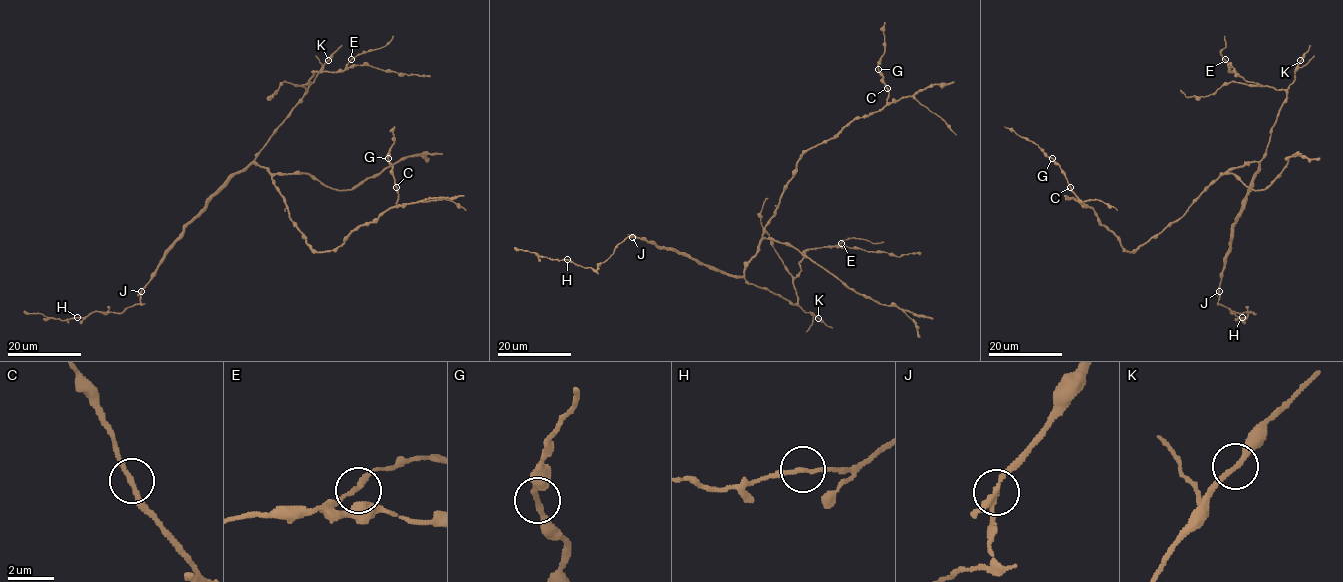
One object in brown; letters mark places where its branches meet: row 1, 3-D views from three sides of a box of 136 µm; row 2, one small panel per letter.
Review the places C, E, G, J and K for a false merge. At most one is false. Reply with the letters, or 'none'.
J

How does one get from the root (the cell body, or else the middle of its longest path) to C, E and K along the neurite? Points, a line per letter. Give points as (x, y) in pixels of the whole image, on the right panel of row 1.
C: (1230, 169), (1180, 217), (1133, 252), (1121, 245), (1070, 187)
E: (1230, 169), (1262, 158), (1286, 92), (1246, 81), (1229, 71), (1225, 59)
K: (1230, 169), (1262, 158), (1271, 129), (1300, 60)

